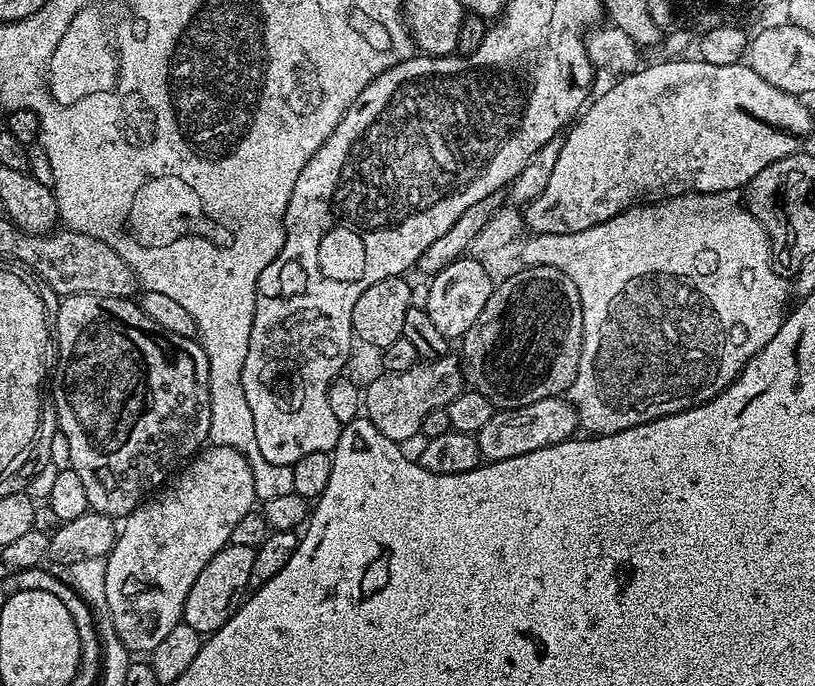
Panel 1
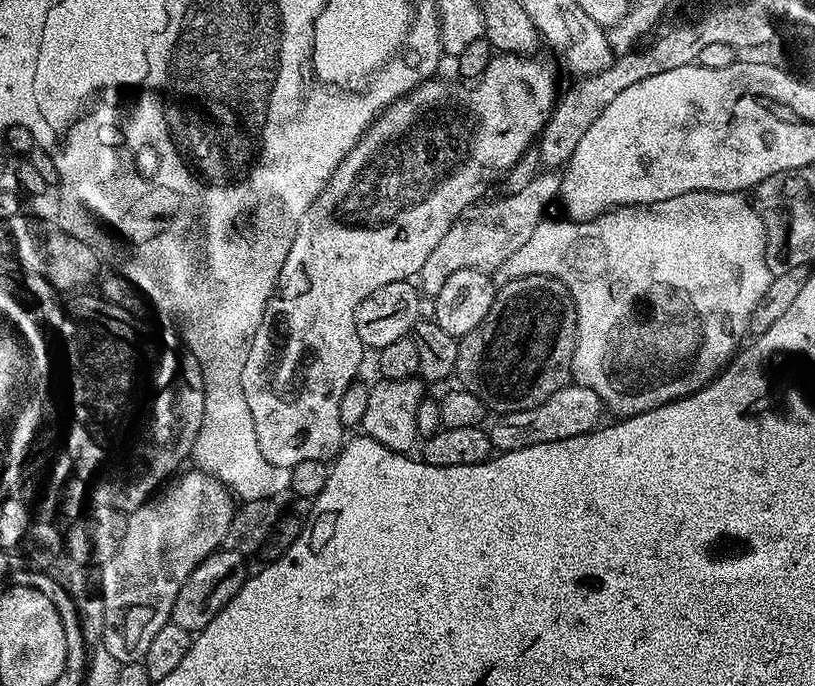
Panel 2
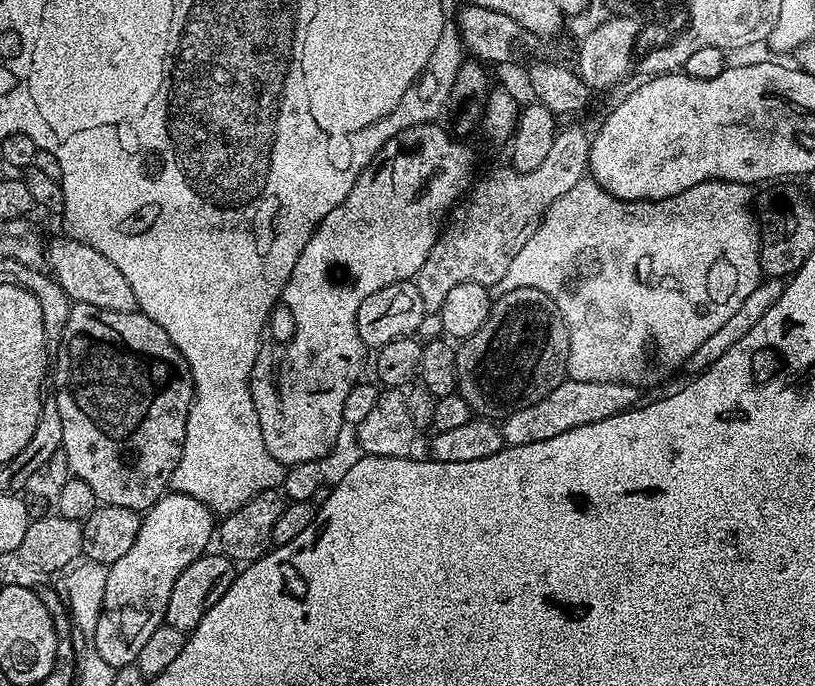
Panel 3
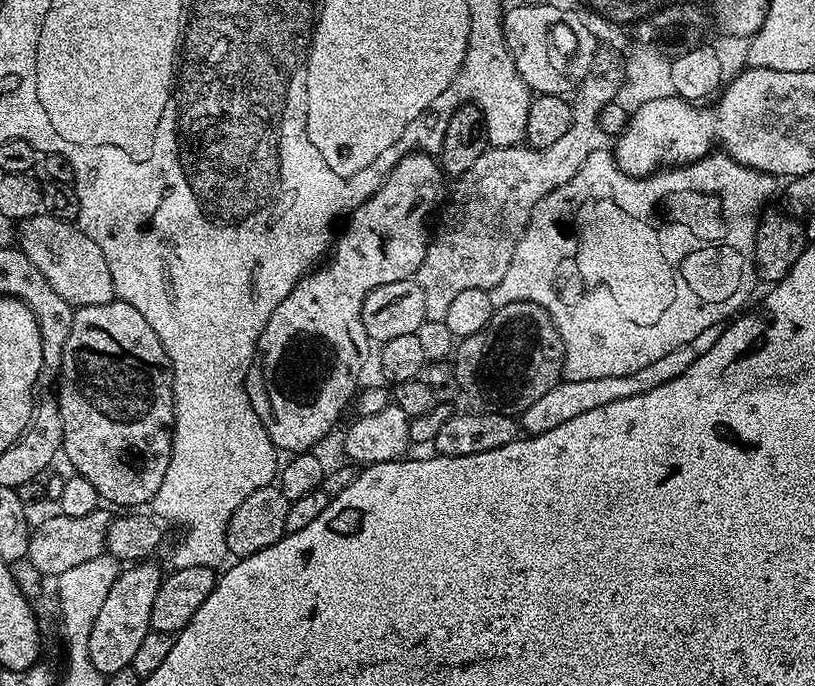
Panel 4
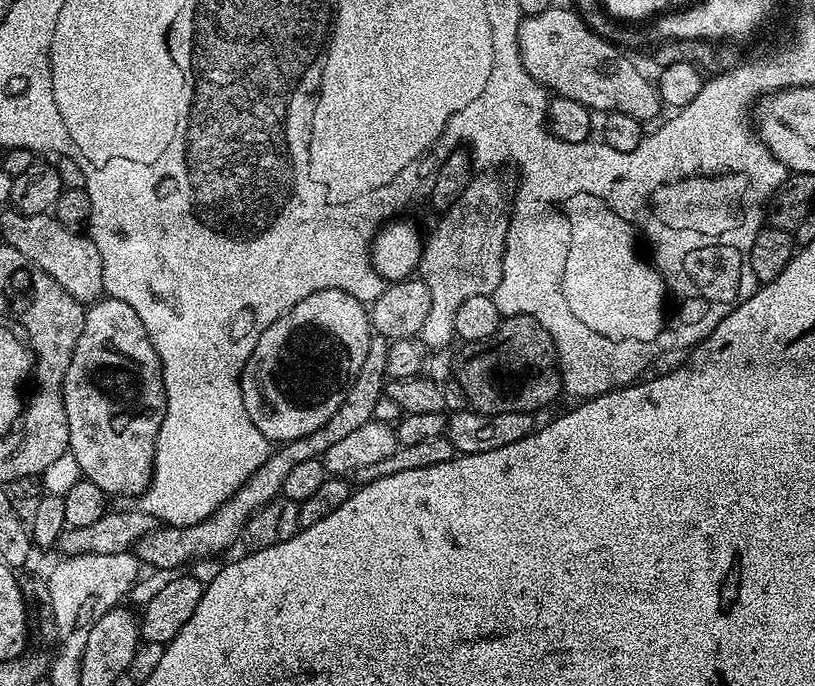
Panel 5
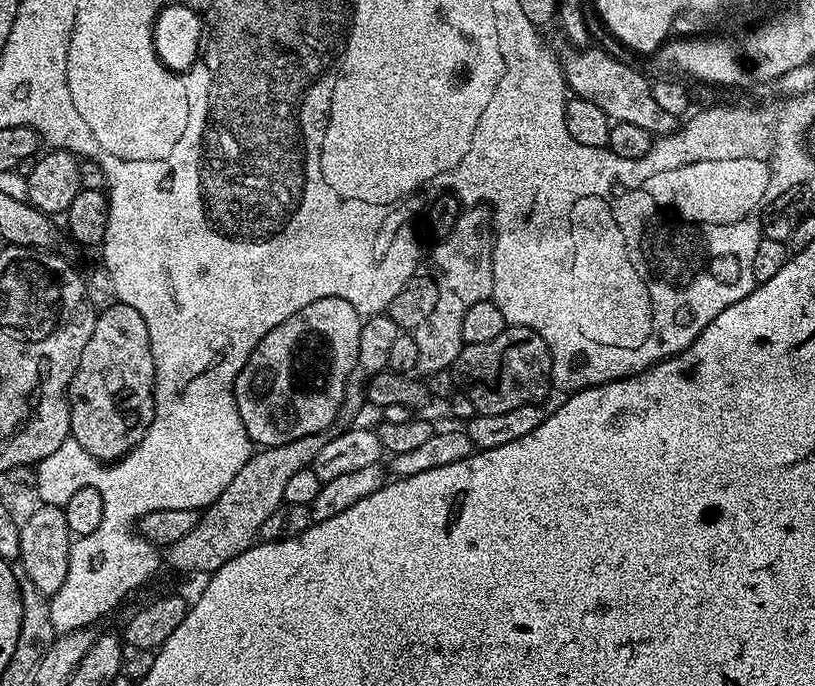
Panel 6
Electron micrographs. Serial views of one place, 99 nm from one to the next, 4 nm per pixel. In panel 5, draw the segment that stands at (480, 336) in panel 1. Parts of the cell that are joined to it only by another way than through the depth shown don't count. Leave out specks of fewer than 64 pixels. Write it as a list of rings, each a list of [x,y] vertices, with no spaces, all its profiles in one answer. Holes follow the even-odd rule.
[[[529,316],[503,317],[498,330],[490,338],[473,344],[465,343],[464,349],[455,353],[454,378],[466,390],[469,405],[486,414],[527,412],[536,414],[556,395],[561,395],[560,365],[556,347],[546,330]]]

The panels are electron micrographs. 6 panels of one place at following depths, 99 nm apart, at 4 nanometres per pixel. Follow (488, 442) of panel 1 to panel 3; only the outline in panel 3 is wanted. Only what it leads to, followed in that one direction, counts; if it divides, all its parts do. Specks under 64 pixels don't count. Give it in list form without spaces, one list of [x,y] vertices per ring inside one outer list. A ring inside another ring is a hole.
[[[566,378],[542,402],[534,402],[534,406],[526,406],[522,410],[514,410],[514,414],[503,417],[500,432],[504,435],[505,445],[526,446],[530,442],[546,442],[546,438],[554,438],[557,434],[566,434],[566,430],[574,430],[574,426],[590,426],[590,422],[602,422],[602,418],[610,418],[619,412],[637,407],[642,400],[641,389],[633,384],[618,382],[582,382]]]

